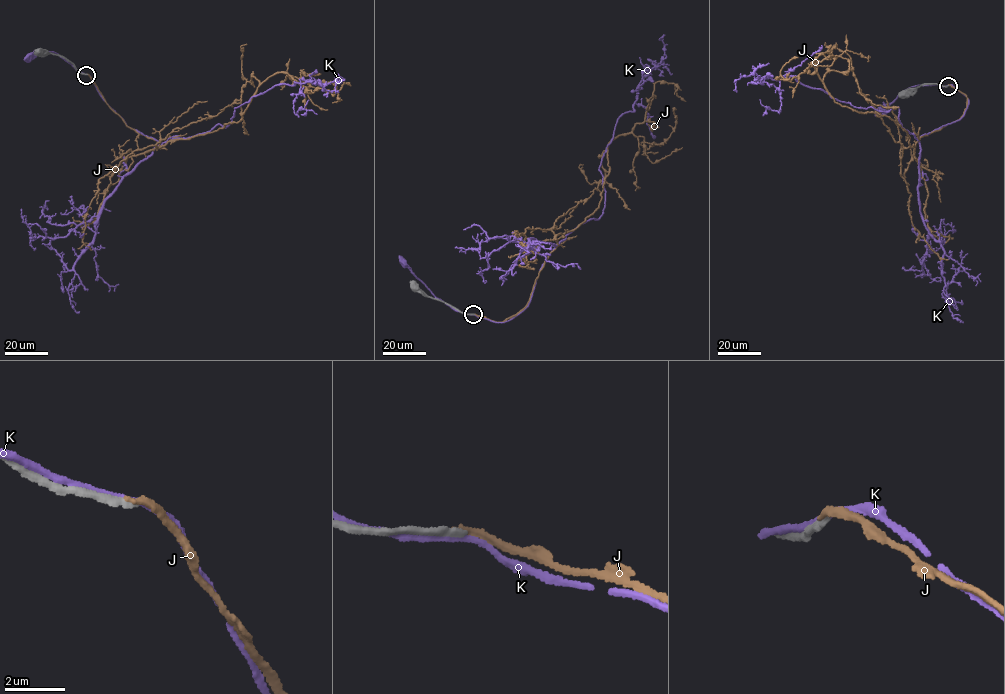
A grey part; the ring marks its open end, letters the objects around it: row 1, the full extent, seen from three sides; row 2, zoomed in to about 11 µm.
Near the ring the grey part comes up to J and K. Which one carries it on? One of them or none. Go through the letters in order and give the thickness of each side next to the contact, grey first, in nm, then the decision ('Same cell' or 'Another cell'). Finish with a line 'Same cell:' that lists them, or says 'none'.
J: Thickness 280 nm (grey) against 220 nm. Another cell
K: Thickness 240 nm (grey) against 200 nm. Another cell
Same cell: none

